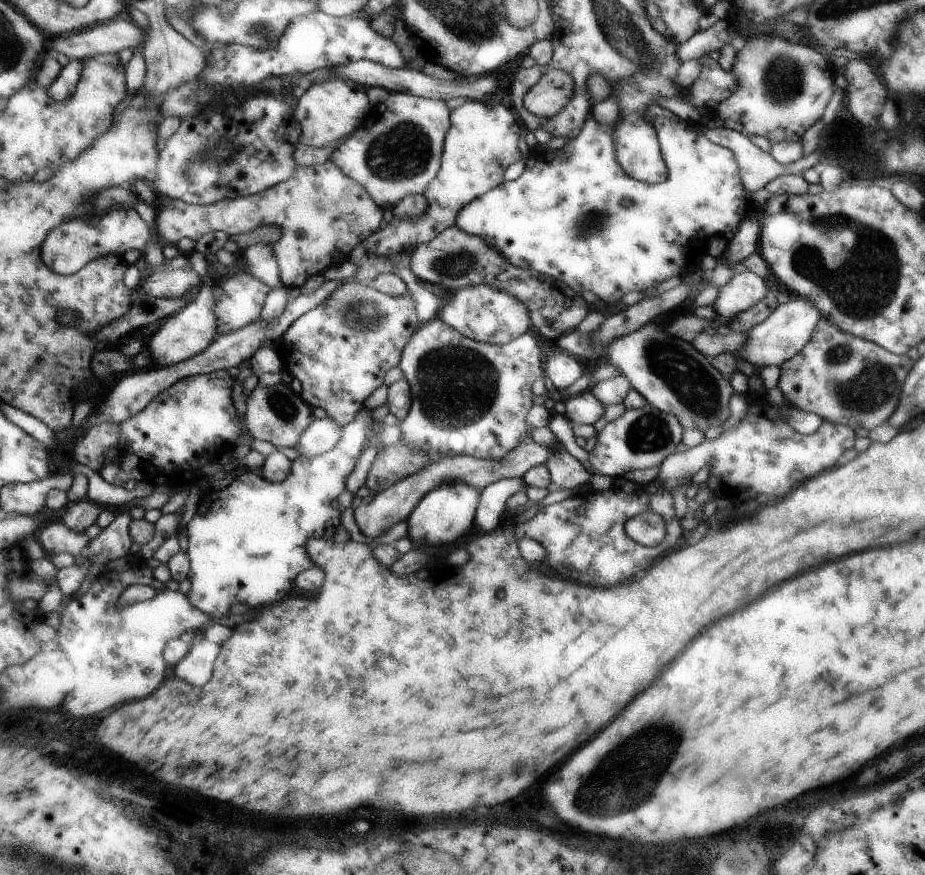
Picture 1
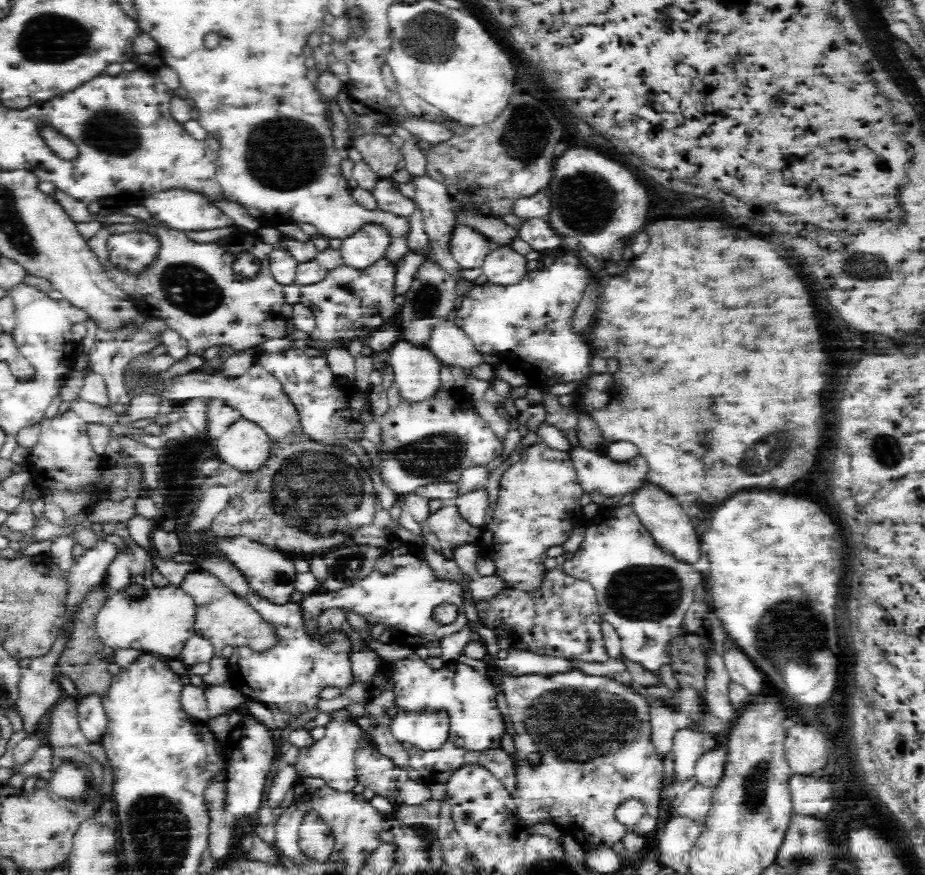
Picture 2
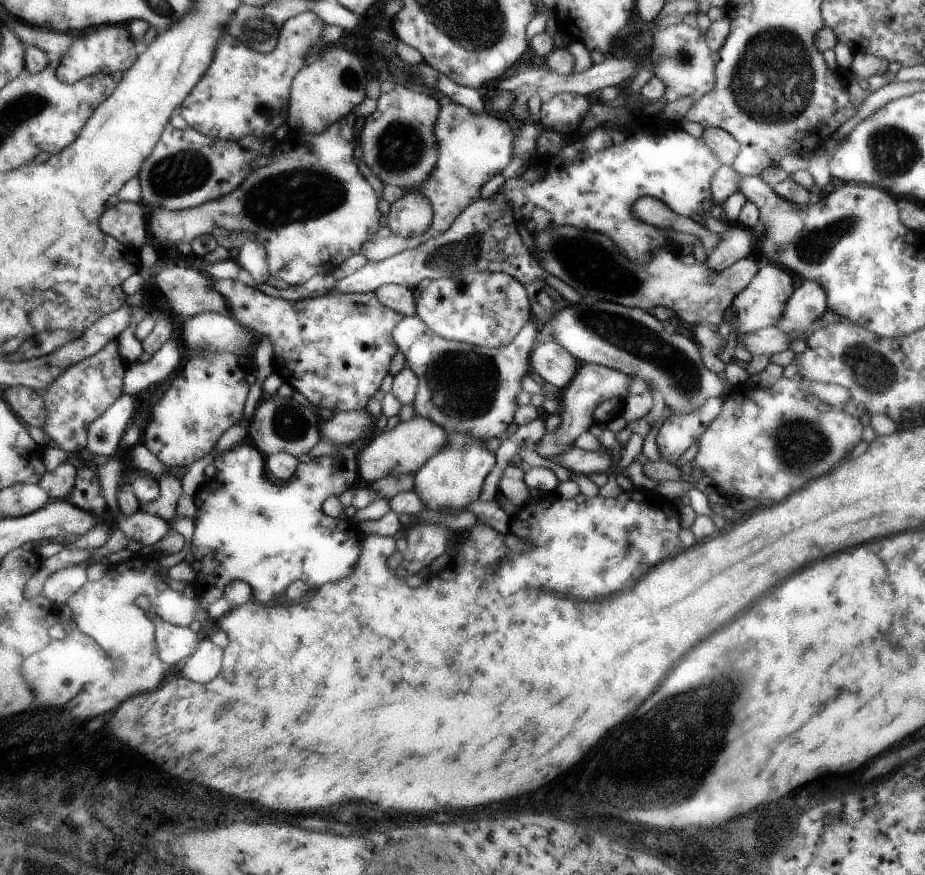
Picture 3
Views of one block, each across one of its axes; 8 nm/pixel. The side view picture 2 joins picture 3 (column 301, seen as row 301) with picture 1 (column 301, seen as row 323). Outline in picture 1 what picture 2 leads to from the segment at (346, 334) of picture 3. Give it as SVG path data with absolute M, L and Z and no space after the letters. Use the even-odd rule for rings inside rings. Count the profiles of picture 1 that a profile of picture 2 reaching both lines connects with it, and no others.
M347 282L335 294L331 294L329 300L325 300L321 306L295 320L289 332L283 334L283 338L279 340L281 346L277 344L277 352L285 360L283 372L287 374L287 380L299 388L299 394L313 408L323 408L331 418L349 426L365 408L369 396L385 384L389 370L401 366L405 346L409 344L413 332L419 326L421 320L417 318L415 300L411 294L395 298L371 288L369 284Z

